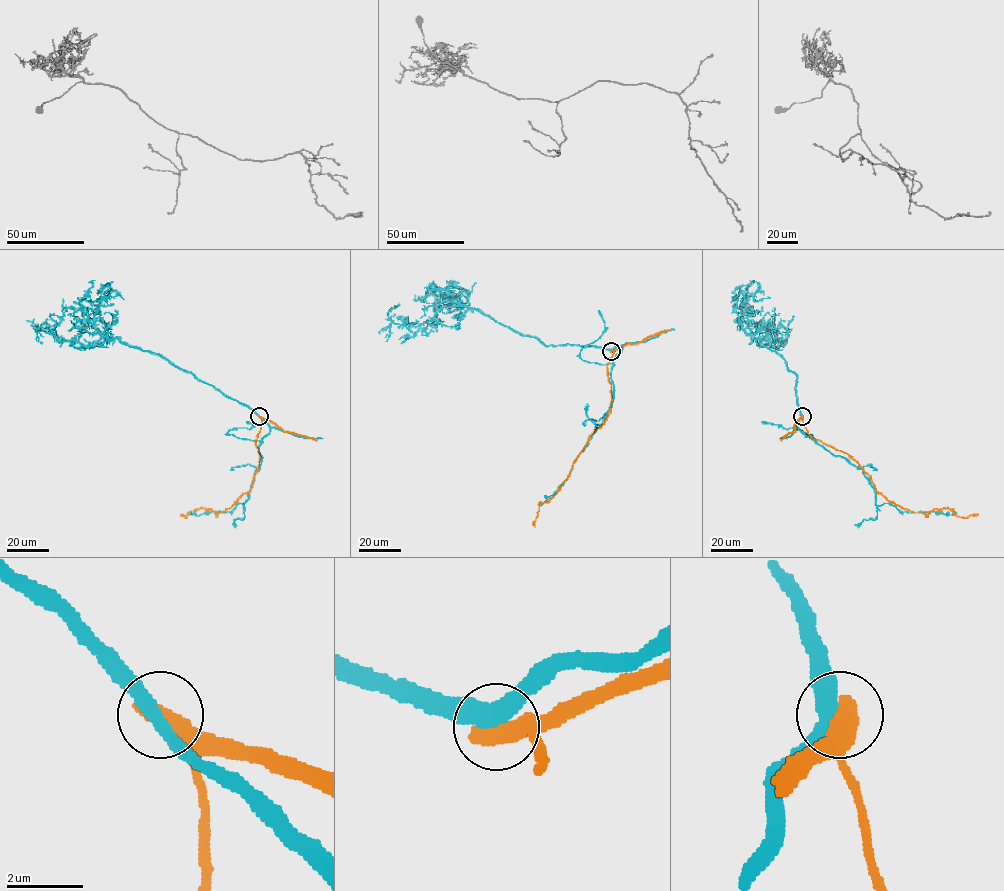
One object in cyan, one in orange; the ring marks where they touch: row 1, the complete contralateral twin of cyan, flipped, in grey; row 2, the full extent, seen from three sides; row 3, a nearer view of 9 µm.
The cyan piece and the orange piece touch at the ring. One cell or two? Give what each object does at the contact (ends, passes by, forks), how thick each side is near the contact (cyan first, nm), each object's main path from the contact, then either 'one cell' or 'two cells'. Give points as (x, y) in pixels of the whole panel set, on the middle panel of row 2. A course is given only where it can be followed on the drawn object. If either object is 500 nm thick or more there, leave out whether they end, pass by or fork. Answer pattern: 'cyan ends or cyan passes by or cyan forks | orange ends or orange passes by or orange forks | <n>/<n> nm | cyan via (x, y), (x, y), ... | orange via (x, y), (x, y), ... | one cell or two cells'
400/550 nm | cyan via (611, 350), (545, 346), (459, 306), (442, 307), (417, 326), (401, 326), (387, 314), (398, 306) | orange via (611, 350), (613, 353), (607, 367), (611, 411), (604, 423), (589, 437), (560, 489), (539, 505), (535, 527) | two cells

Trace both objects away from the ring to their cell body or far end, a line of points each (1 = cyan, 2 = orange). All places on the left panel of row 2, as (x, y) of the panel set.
1: (259, 416), (154, 353), (116, 338), (82, 345), (60, 341), (41, 329), (35, 332), (46, 329), (46, 322)
2: (259, 416), (259, 469), (250, 489), (221, 512), (205, 508), (185, 518), (183, 514)

